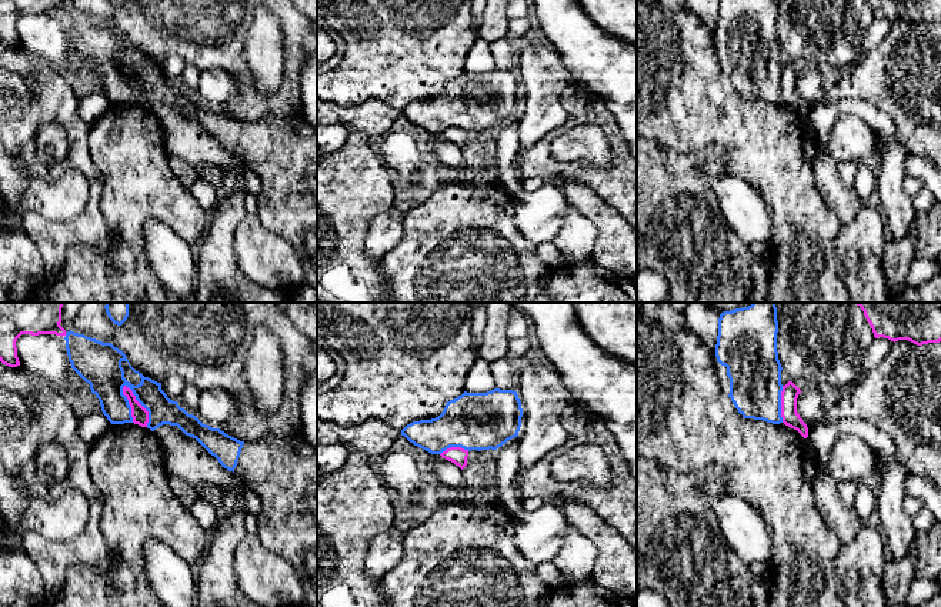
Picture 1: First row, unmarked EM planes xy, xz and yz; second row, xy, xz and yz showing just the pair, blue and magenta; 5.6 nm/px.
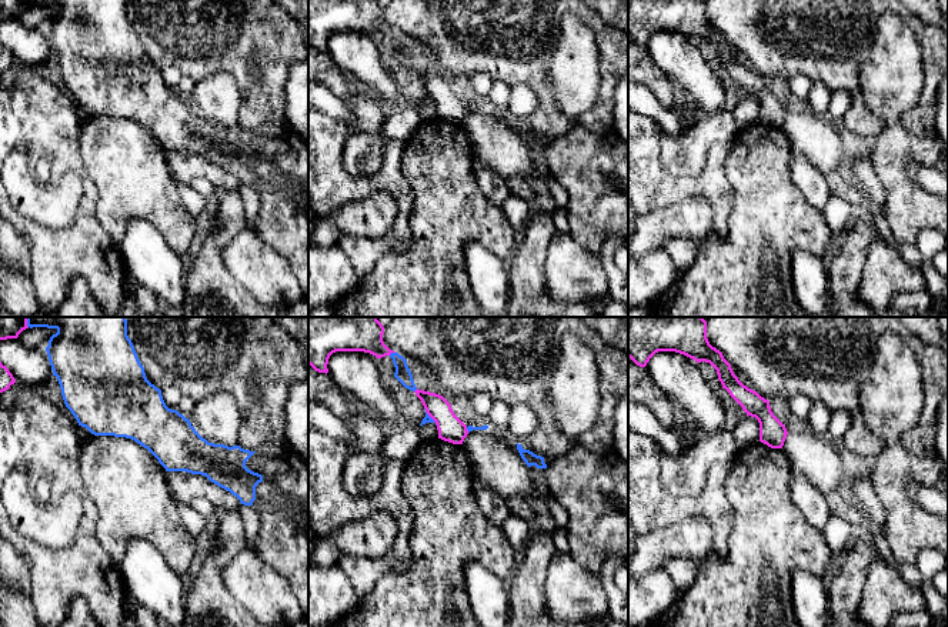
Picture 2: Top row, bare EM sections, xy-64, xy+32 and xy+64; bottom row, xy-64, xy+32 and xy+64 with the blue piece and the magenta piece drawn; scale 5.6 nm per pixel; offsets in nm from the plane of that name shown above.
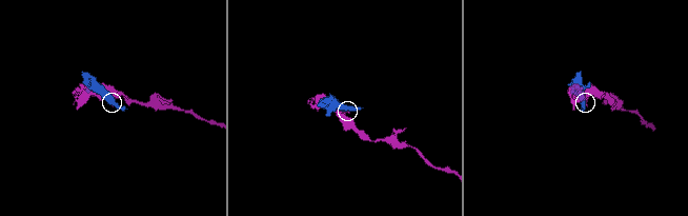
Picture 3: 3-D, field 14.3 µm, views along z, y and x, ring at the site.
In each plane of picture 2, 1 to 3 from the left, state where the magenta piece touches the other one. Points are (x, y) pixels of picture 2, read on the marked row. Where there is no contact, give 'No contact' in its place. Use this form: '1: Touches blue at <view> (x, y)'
1: Touches blue at xy-64 (27, 323)
2: Touches blue at xy+32 (391, 353)
3: No contact

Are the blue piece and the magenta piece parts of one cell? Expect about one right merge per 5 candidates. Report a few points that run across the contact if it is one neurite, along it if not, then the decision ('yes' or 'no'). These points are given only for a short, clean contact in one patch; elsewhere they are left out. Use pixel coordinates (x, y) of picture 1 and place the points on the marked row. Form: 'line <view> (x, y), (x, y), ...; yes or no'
no

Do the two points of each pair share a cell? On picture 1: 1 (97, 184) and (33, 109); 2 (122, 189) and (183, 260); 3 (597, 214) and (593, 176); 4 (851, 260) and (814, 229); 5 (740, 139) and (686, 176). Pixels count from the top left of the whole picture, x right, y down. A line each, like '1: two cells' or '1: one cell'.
1: one cell
2: two cells
3: two cells
4: two cells
5: two cells

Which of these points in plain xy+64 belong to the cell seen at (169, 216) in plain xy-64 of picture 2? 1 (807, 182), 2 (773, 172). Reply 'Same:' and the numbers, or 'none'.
Same: 2

